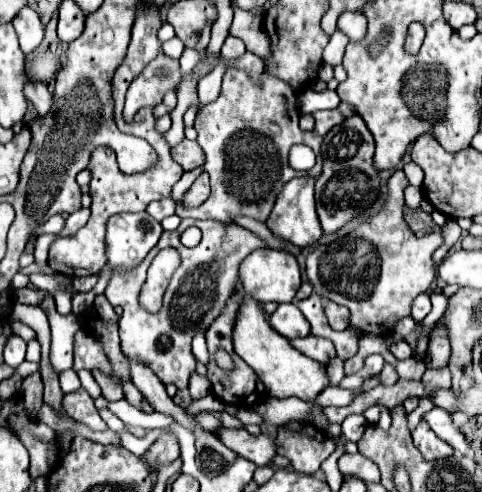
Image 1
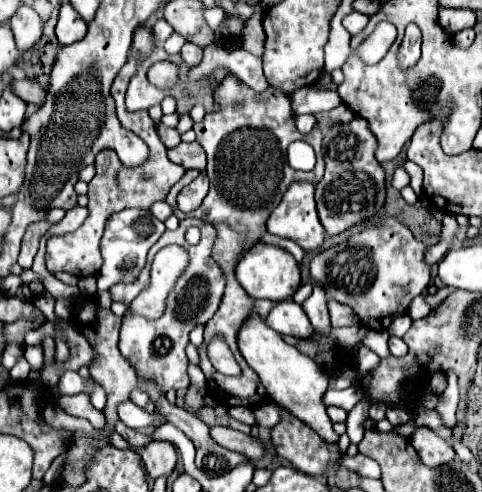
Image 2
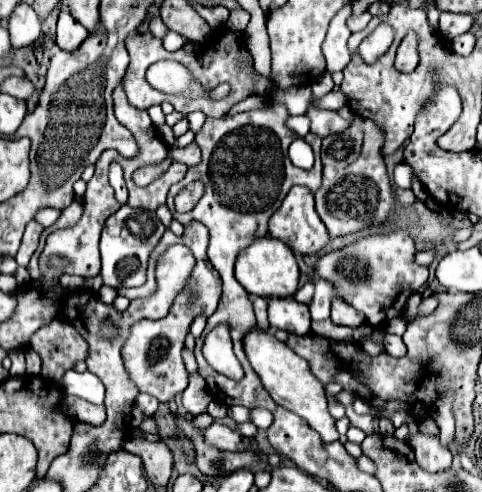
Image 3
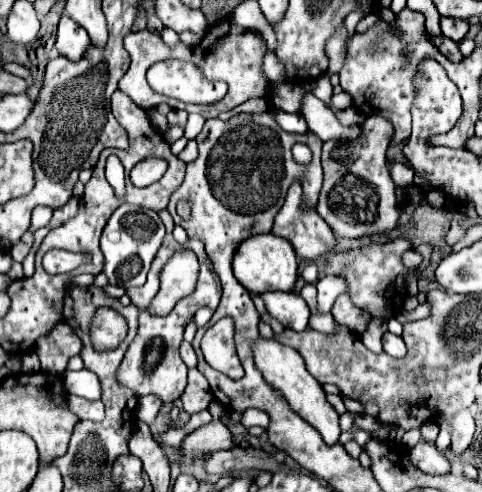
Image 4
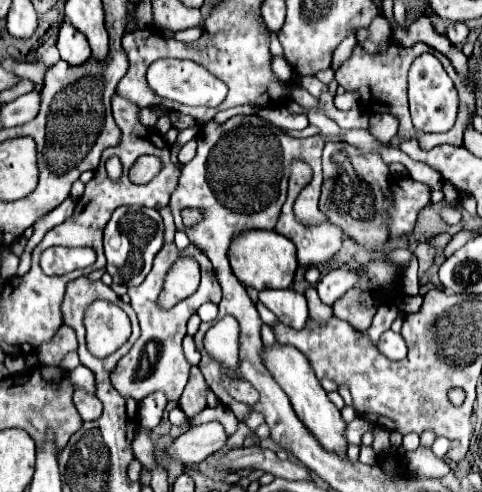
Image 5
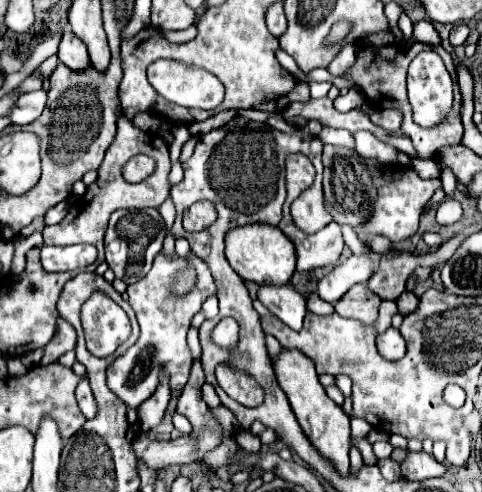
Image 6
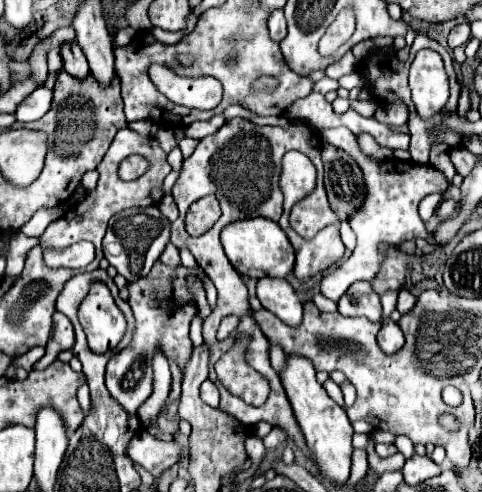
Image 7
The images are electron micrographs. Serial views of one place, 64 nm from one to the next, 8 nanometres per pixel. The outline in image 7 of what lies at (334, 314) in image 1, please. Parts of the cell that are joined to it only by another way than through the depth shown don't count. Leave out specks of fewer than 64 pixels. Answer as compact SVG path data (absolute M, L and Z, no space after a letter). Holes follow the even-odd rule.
M370 282L352 284L338 302L342 316L364 316L370 322L378 322L382 314L380 296L370 288Z

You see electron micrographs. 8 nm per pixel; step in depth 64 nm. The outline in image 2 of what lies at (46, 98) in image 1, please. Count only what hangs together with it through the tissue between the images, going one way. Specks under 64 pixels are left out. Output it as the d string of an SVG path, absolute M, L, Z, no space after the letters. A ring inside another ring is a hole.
M16 80L14 82L14 92L24 100L24 102L32 102L32 104L36 104L38 108L44 104L44 100L46 100L46 90L38 84L38 82L34 82L34 80Z

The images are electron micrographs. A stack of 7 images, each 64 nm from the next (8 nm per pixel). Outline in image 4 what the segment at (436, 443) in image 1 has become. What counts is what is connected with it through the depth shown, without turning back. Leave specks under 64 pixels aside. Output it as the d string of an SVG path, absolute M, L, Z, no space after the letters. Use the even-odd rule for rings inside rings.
M420 440L412 450L410 450L412 464L420 468L422 472L428 474L448 474L450 472L450 460L446 458L444 452L436 448L436 444L430 444L426 440Z

